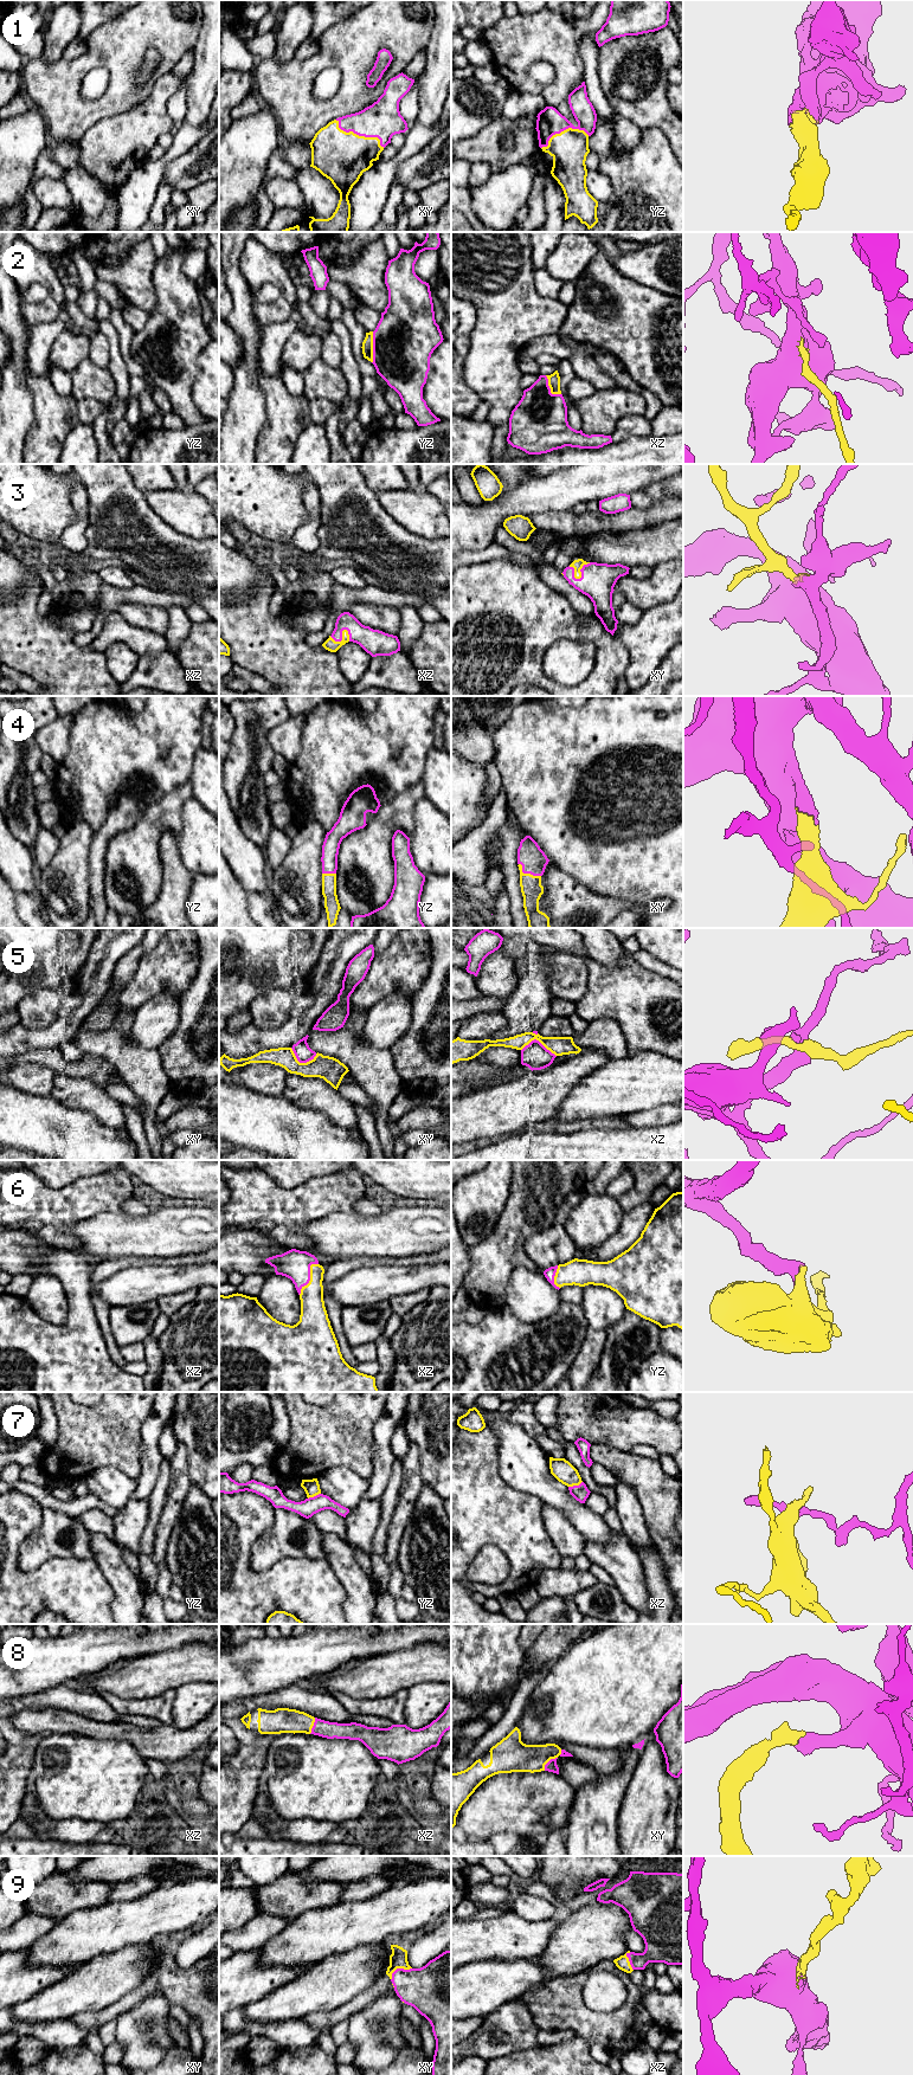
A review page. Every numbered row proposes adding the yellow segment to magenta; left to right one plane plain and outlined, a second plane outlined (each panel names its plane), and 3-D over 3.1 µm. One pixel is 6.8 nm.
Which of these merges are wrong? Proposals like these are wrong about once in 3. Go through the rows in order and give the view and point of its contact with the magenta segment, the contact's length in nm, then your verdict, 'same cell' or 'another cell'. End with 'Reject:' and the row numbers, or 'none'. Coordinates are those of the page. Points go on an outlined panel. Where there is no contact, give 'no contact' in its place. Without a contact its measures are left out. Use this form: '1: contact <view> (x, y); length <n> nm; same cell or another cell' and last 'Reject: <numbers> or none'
1: contact xy (360, 135); length 380 nm; same cell
2: contact yz (373, 347); length 220 nm; same cell
3: contact xy (580, 571); length 160 nm; same cell
4: contact xy (527, 872); length 180 nm; same cell
5: contact xz (538, 1041); length 240 nm; another cell
6: contact xz (309, 1276); length 260 nm; same cell
7: contact xz (574, 1486); length 100 nm; another cell
8: contact xy (548, 1761); length 130 nm; same cell
9: contact xy (398, 1969); length 170 nm; same cell
Reject: 5, 7

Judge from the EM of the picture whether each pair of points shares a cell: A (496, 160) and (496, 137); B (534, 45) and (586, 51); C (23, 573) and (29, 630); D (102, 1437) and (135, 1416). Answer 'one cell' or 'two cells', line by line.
A: one cell
B: two cells
C: two cells
D: one cell

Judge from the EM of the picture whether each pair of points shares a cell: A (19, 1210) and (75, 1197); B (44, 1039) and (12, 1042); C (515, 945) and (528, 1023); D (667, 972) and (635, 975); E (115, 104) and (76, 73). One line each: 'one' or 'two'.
A: one
B: one
C: one
D: two
E: one

